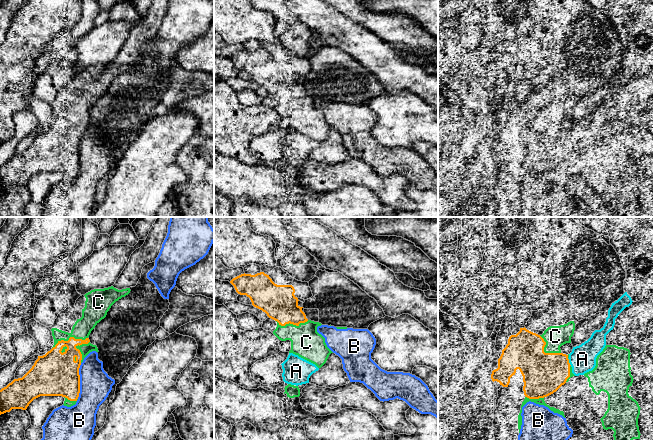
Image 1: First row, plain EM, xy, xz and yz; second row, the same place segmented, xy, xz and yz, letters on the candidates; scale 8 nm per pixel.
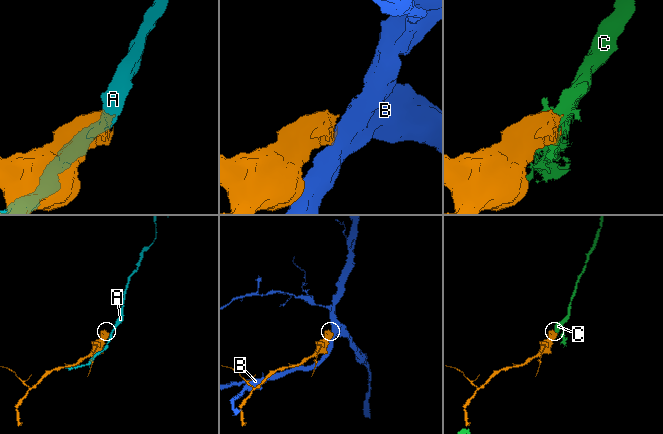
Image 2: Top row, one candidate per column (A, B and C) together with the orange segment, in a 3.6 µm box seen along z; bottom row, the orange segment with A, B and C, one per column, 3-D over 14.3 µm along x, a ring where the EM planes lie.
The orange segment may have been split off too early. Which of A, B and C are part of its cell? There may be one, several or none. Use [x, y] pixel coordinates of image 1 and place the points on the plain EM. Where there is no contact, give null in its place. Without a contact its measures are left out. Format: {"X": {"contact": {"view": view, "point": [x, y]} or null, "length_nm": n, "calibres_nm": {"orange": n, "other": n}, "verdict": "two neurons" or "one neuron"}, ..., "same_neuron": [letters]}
{"A": {"contact": {"view": "yz", "point": [568, 138]}, "length_nm": 70, "calibres_nm": {"orange": 340, "other": 220}, "verdict": "two neurons"}, "B": {"contact": {"view": "xy", "point": [79, 157]}, "length_nm": 280, "calibres_nm": {"orange": 360, "other": 260}, "verdict": "two neurons"}, "C": {"contact": {"view": "xy", "point": [69, 114]}, "length_nm": 300, "calibres_nm": {"orange": 260, "other": 150}, "verdict": "one neuron"}, "same_neuron": ["C"]}

